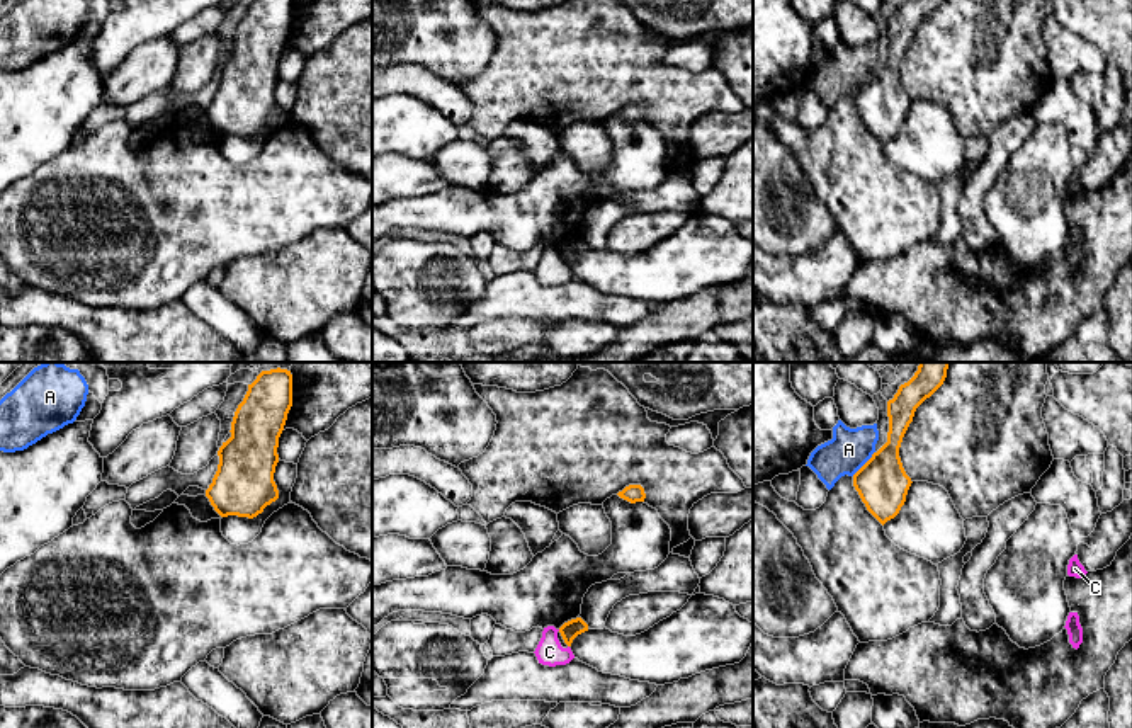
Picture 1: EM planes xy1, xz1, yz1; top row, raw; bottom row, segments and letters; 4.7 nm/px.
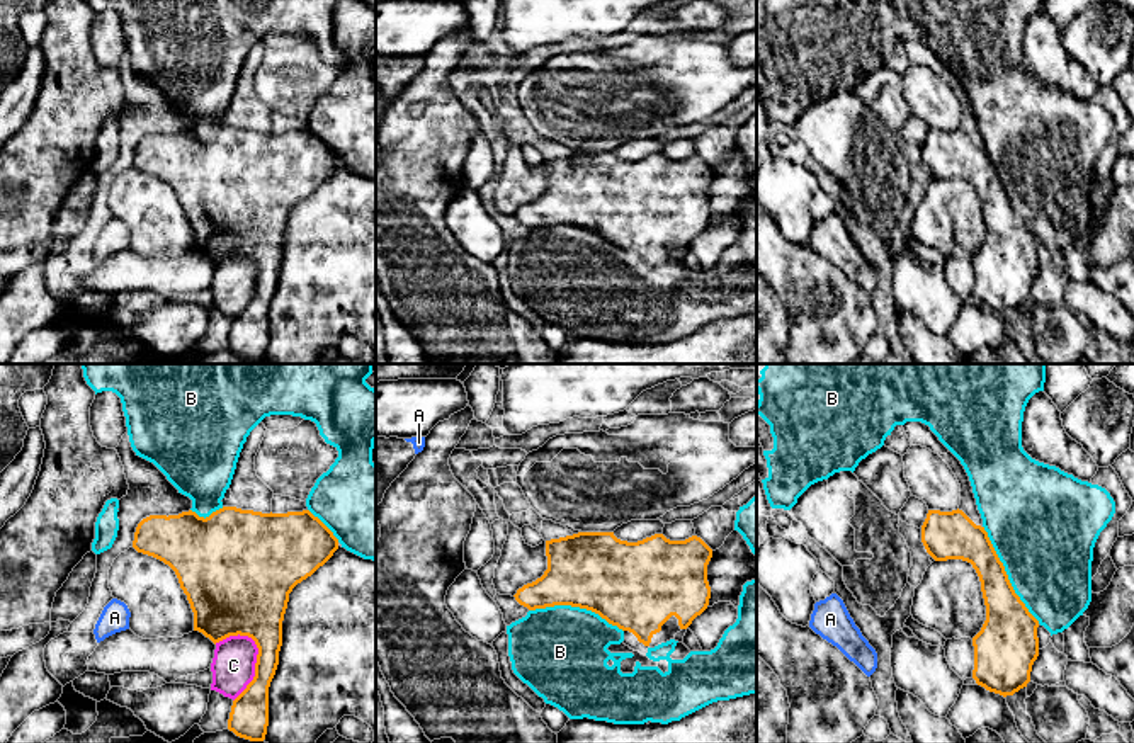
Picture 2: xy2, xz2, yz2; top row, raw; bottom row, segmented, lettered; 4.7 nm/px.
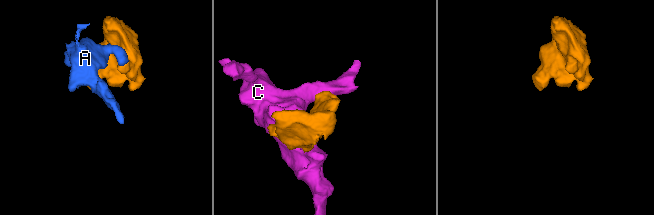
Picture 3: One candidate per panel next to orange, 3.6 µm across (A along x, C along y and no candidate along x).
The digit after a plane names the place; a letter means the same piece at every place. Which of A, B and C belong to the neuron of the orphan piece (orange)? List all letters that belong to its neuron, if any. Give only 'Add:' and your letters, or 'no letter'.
Add: B

